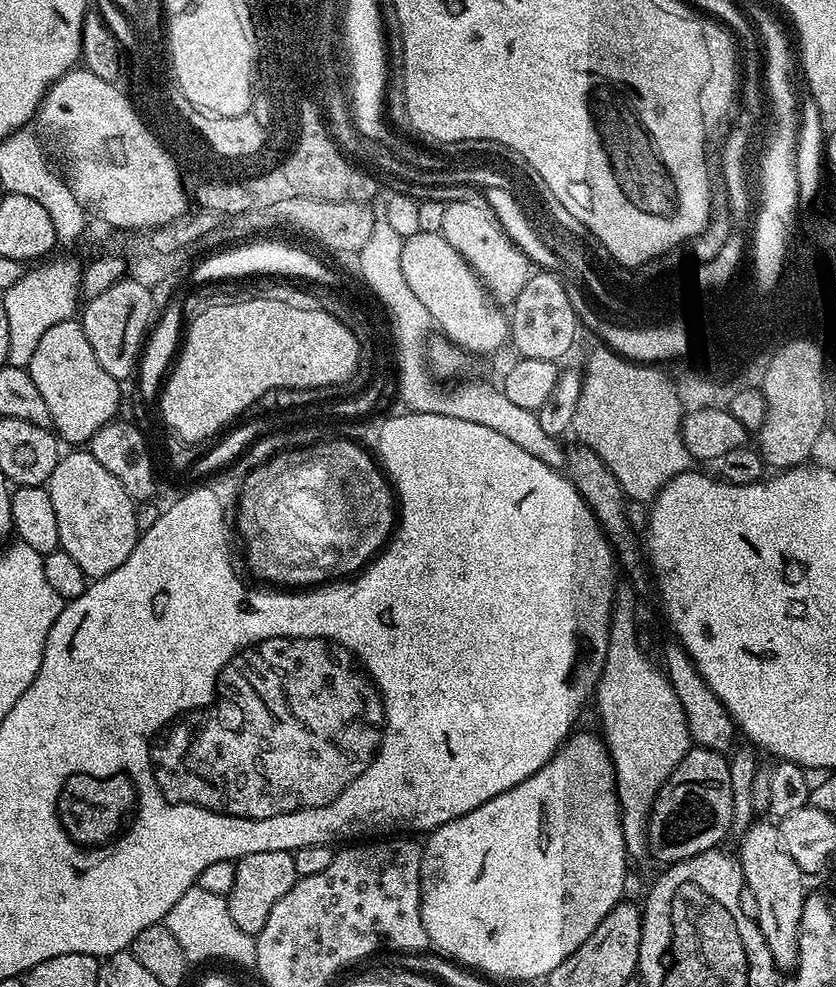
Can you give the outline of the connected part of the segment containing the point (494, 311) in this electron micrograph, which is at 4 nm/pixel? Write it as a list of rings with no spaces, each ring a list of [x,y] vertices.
[[[419,232],[407,237],[402,246],[402,275],[406,278],[410,290],[426,306],[428,313],[432,315],[432,323],[438,329],[441,328],[443,335],[451,340],[457,348],[465,353],[471,352],[496,352],[503,344],[509,343],[508,318],[503,307],[497,306],[487,290],[484,289],[480,279],[472,273],[472,268],[460,257],[446,242],[446,238],[439,232]]]

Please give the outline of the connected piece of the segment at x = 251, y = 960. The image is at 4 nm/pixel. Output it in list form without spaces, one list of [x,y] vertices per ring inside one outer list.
[[[194,886],[174,902],[168,911],[166,923],[170,934],[178,938],[178,946],[186,954],[189,962],[196,960],[229,960],[232,964],[241,964],[249,970],[256,966],[256,941],[250,934],[238,930],[234,918],[230,918],[230,910],[225,897],[210,894],[210,890],[202,890]]]

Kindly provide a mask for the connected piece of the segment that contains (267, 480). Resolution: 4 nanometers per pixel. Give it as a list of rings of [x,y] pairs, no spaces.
[[[340,438],[328,441],[325,439],[307,447],[294,447],[258,465],[245,478],[234,509],[235,527],[238,529],[239,539],[240,536],[244,539],[244,556],[248,559],[248,568],[258,579],[269,580],[272,583],[269,585],[272,586],[320,586],[333,578],[348,578],[359,573],[385,547],[394,528],[394,492],[385,473],[378,467],[377,461],[373,457],[372,461],[356,444],[358,443],[351,439]]]

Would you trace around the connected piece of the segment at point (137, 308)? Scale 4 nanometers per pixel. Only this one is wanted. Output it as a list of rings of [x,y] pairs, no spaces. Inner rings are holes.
[[[123,278],[104,294],[87,301],[82,308],[86,342],[90,342],[90,350],[94,350],[94,358],[98,358],[98,363],[102,365],[102,370],[106,370],[106,374],[121,382],[127,381],[127,376],[131,377],[137,371],[141,351],[153,319],[151,292],[153,289],[147,283],[139,284],[138,281],[130,279]]]

